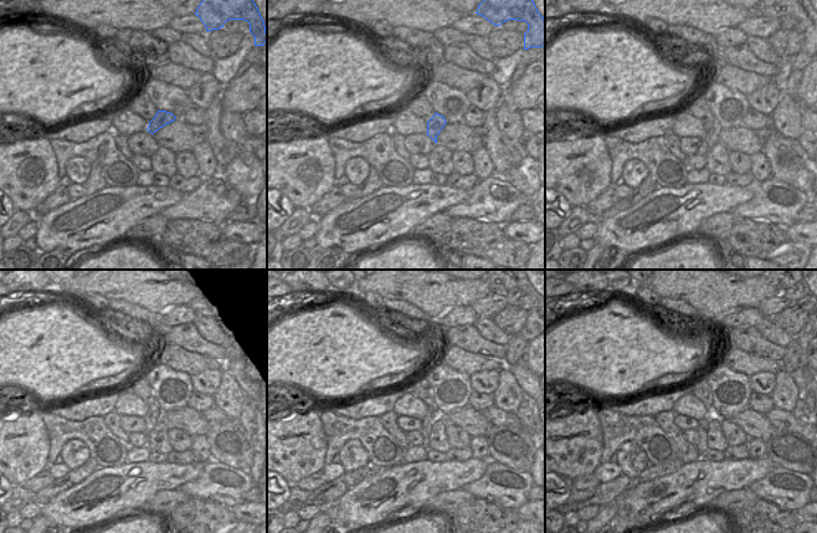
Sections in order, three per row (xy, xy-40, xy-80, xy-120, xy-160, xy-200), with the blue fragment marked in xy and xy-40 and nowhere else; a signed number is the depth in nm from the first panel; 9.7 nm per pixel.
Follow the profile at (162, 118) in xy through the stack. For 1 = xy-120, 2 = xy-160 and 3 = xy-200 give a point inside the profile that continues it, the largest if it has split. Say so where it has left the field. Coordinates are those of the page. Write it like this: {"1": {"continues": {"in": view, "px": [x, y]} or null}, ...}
{"1": {"continues": {"in": "xy-120", "px": [153, 415]}}, "2": {"continues": {"in": "xy-160", "px": [432, 414]}}, "3": {"continues": {"in": "xy-200", "px": [702, 447]}}}

